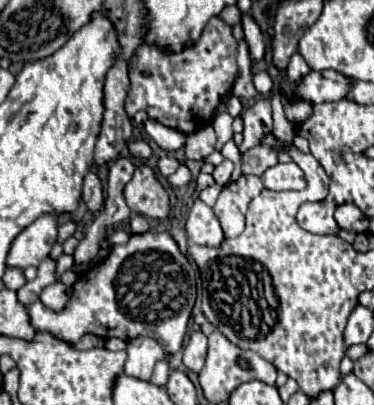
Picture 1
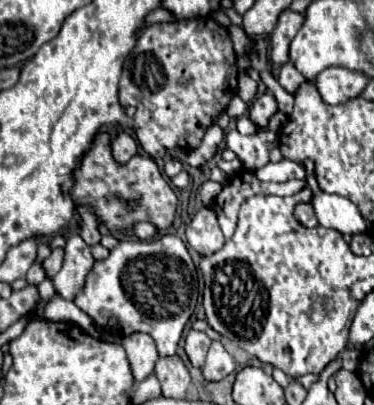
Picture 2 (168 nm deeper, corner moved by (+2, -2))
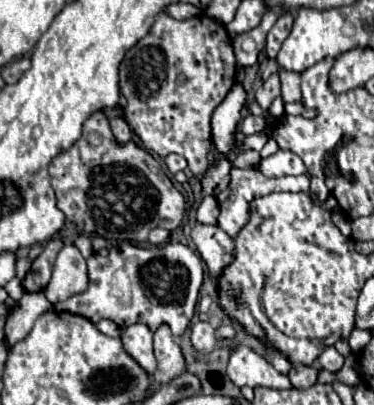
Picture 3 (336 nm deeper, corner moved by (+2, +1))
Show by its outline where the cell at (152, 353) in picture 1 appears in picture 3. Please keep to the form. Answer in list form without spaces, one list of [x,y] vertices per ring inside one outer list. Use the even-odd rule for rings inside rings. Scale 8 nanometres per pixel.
[[[137,323],[129,325],[121,331],[121,341],[125,351],[151,375],[155,371],[155,355],[153,355],[153,333],[147,325]]]

